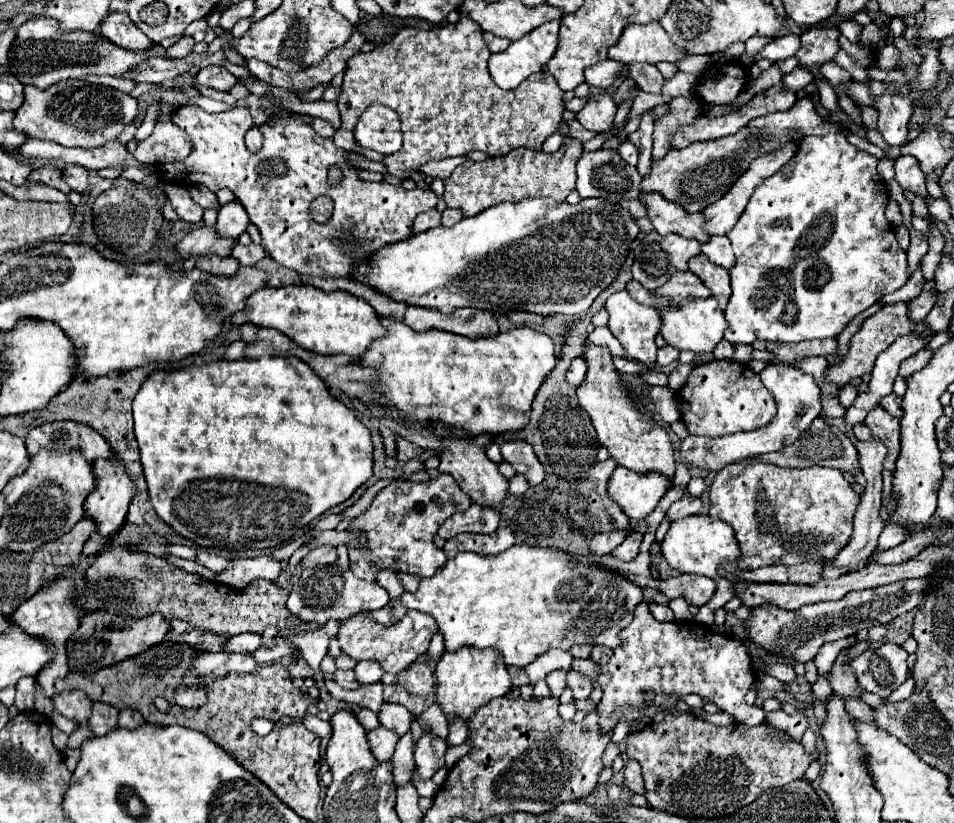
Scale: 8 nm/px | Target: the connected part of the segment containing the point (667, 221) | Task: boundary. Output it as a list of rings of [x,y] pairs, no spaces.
[[[640,194],[640,200],[648,206],[648,218],[660,236],[676,232],[686,238],[696,238],[700,244],[710,240],[710,234],[702,228],[702,214],[688,214],[678,204],[666,202],[660,194]]]

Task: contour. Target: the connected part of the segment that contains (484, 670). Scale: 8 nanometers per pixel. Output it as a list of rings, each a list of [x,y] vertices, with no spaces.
[[[460,648],[458,652],[444,652],[436,664],[436,702],[444,708],[448,720],[462,716],[468,720],[480,706],[488,704],[496,696],[504,696],[512,688],[506,664],[494,648]]]

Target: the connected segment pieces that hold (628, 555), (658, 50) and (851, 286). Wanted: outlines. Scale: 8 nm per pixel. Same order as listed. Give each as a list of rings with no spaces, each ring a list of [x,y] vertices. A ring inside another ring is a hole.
[[[630,532],[628,536],[626,536],[626,540],[618,546],[618,548],[614,548],[614,552],[612,552],[612,556],[616,556],[616,558],[620,558],[620,560],[634,560],[636,556],[638,556],[638,552],[640,552],[640,542],[642,542],[642,532]]]
[[[658,22],[650,24],[628,24],[622,32],[618,44],[608,50],[608,58],[620,60],[624,64],[656,64],[656,62],[676,62],[684,52],[666,36],[666,30]]]
[[[844,134],[806,136],[796,156],[754,190],[738,224],[728,232],[736,254],[736,266],[730,270],[732,296],[724,310],[728,322],[724,338],[728,342],[834,338],[880,296],[906,284],[906,252],[898,246],[892,226],[884,216],[888,194],[884,190],[886,182],[876,172],[876,164],[876,156],[852,146]]]

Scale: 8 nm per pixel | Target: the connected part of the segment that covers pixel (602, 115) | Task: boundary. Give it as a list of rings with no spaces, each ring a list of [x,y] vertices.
[[[596,92],[588,98],[586,106],[576,114],[576,118],[578,122],[584,124],[584,128],[592,132],[606,132],[612,128],[616,110],[618,110],[618,104],[610,94]]]

